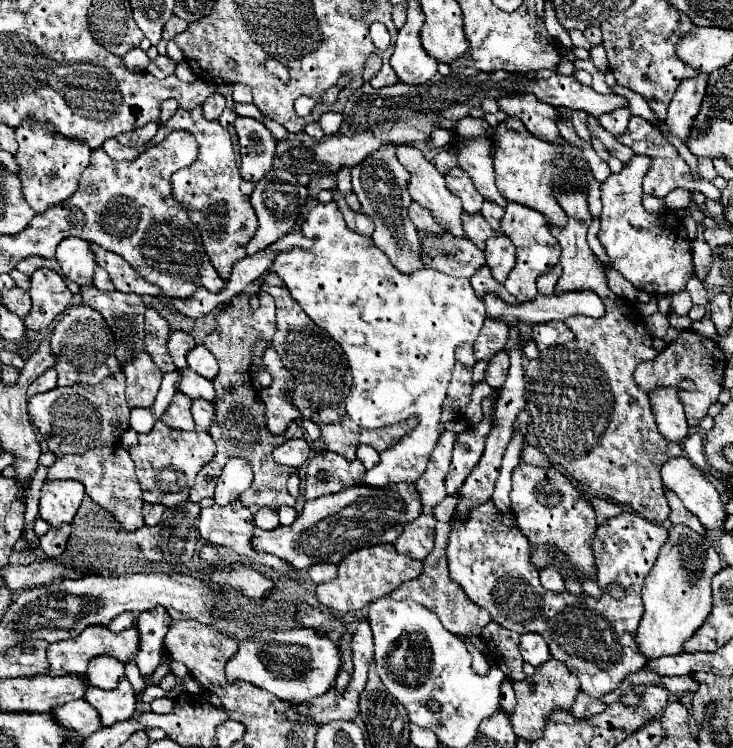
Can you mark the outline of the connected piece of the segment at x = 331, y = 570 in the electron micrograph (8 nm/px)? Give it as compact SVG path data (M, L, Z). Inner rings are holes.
M317 564L317 566L311 566L307 572L315 584L325 584L337 576L337 570L333 564Z

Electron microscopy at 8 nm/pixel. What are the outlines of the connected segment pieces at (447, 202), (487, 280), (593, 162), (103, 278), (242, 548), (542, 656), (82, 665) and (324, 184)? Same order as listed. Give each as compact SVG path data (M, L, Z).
M397 146L397 160L405 166L405 170L409 172L411 180L407 182L407 192L411 194L411 198L429 208L435 216L435 220L439 220L439 224L443 224L453 236L465 236L463 234L463 228L461 228L461 214L463 214L463 208L461 208L461 200L451 194L451 190L445 186L445 178L441 172L435 170L435 166L423 156L423 152L415 146Z
M489 266L479 268L479 270L475 272L475 276L471 278L471 284L473 284L473 288L475 288L477 296L483 296L485 292L493 292L493 294L501 296L505 302L511 302L511 304L515 302L515 300L513 300L513 296L505 290L505 286L503 286L503 284L499 284L499 282L493 278L493 274L489 272Z
M585 152L585 158L589 160L589 166L591 166L591 172L593 176L599 180L599 182L605 182L609 176L611 176L611 170L609 170L609 164L605 160L601 160L595 152Z
M97 266L97 268L95 268L95 276L93 276L93 286L95 286L97 290L101 290L101 292L113 292L113 290L115 290L113 282L109 280L107 272L105 272L105 270L101 268L101 266Z
M229 504L229 506L211 506L211 508L203 508L201 510L201 516L199 516L199 534L207 540L207 542L211 542L211 544L215 544L215 546L225 546L225 548L229 548L229 550L233 550L233 552L237 552L237 554L243 554L243 556L249 556L253 562L257 562L257 564L263 564L263 566L267 566L267 568L271 568L271 570L275 570L275 572L279 572L279 574L289 574L289 572L293 572L293 566L291 564L287 564L285 560L281 560L281 558L277 558L277 556L273 556L273 554L267 554L267 552L257 552L255 548L253 548L253 530L255 530L257 526L255 526L255 522L253 522L253 518L251 518L251 514L249 514L249 510L243 506L243 504Z
M529 632L529 634L523 634L523 636L521 636L519 650L521 650L523 660L529 662L531 666L539 666L539 664L543 664L545 660L551 658L549 646L547 646L545 640L543 640L541 636L537 636L535 632Z
M107 626L85 628L85 632L81 632L81 636L73 638L73 640L61 640L57 644L49 644L49 648L47 648L47 656L49 656L49 664L51 664L49 676L65 676L65 674L81 674L83 676L89 660L99 654L115 656L117 660L127 664L129 660L133 660L137 656L137 652L139 652L139 630L135 626L127 628L119 634L111 632Z
M336 175L320 176L313 178L307 186L308 197L317 199L317 193L321 190L331 190L333 185L336 183Z

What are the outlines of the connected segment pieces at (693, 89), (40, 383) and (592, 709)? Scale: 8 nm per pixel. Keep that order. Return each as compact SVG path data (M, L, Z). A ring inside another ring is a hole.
M699 74L693 80L681 82L681 88L677 88L677 92L669 104L669 112L667 112L667 120L665 120L665 126L669 128L671 136L675 136L683 142L689 140L693 120L701 108L703 96L705 96L705 86L707 86L705 74Z
M49 368L49 370L45 370L45 372L27 388L27 400L33 398L35 394L53 390L55 386L57 386L57 372L55 372L55 368Z
M579 692L577 698L575 698L575 704L571 708L573 716L577 718L585 718L585 716L593 716L593 714L599 714L607 708L607 704L603 704L601 700L591 700L589 694L585 692Z

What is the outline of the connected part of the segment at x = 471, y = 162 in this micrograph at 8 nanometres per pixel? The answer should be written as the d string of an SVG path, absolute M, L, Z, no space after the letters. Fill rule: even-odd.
M455 136L451 146L459 146L459 166L471 176L477 192L501 208L507 206L507 200L499 194L495 186L495 176L493 176L493 162L489 156L491 150L491 140L487 136L477 136L471 140L465 140L461 136Z

